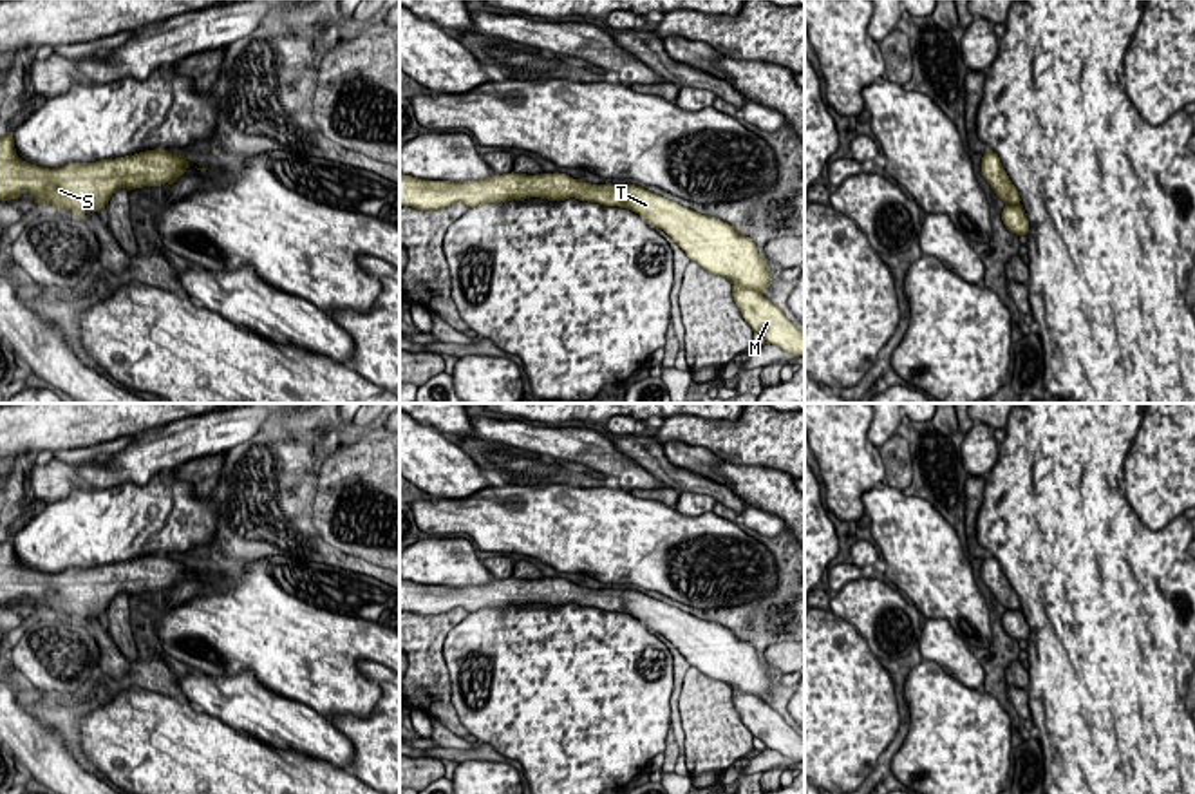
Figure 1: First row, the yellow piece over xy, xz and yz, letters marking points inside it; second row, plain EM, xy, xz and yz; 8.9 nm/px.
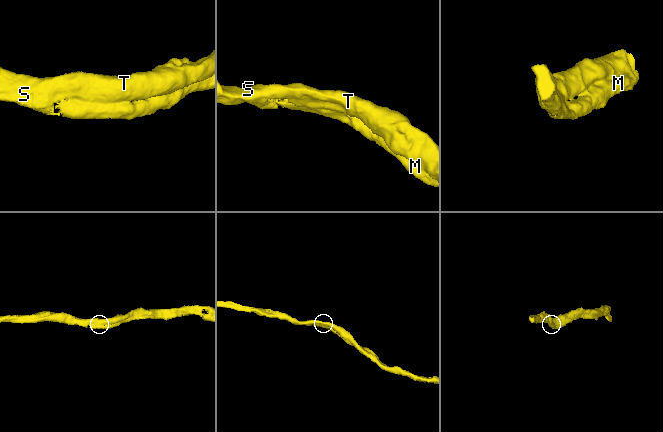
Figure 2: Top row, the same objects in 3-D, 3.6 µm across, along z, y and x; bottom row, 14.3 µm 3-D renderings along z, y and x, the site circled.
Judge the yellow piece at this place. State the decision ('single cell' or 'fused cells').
single cell

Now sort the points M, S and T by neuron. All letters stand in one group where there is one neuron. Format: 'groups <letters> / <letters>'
groups M S T

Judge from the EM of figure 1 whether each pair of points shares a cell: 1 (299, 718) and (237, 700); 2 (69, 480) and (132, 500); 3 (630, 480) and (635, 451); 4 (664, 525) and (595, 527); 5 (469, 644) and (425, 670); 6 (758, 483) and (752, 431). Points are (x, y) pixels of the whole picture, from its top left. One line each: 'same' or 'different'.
1: same
2: different
3: different
4: same
5: different
6: different

